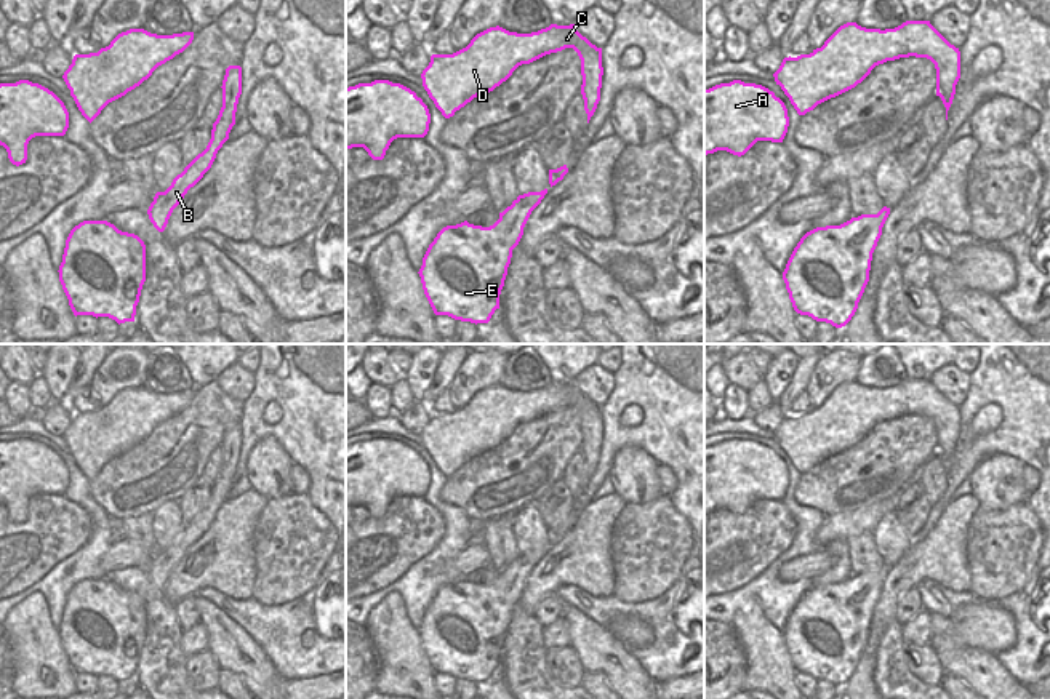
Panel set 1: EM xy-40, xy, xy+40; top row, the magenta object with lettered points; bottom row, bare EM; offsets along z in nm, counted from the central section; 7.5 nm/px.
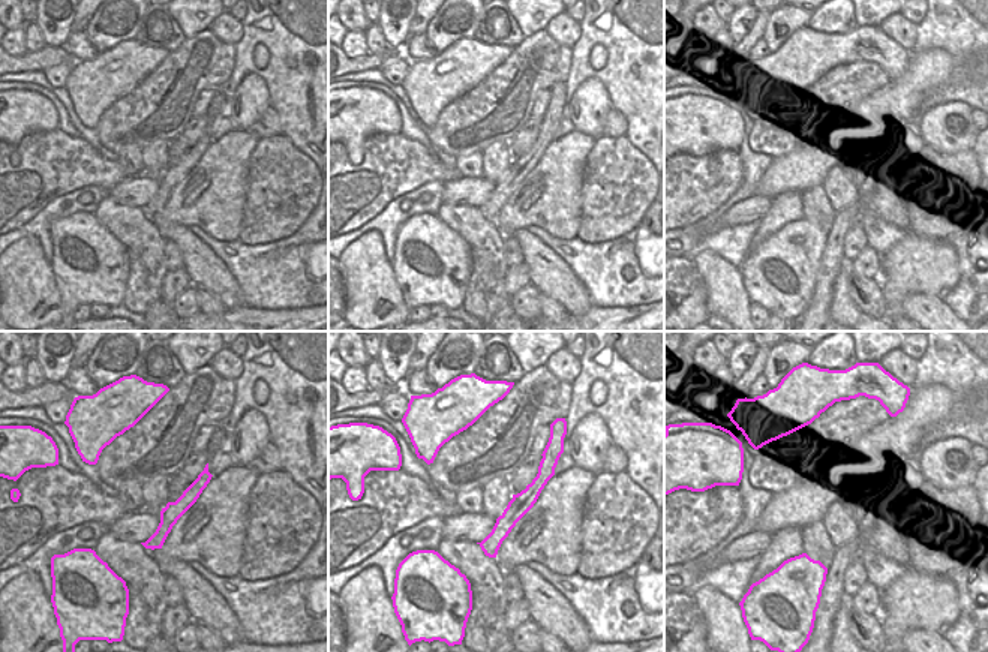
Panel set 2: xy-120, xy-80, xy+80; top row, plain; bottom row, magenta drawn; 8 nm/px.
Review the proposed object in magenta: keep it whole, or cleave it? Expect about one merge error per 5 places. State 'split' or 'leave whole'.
leave whole

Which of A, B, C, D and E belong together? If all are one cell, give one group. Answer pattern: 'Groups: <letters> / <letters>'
Groups: A B C D E

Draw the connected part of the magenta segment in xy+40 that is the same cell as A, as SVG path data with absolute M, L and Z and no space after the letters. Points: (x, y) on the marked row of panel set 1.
M733 80L704 90L704 155L727 150L741 157L757 141L783 142L788 126L784 102L762 85Z

